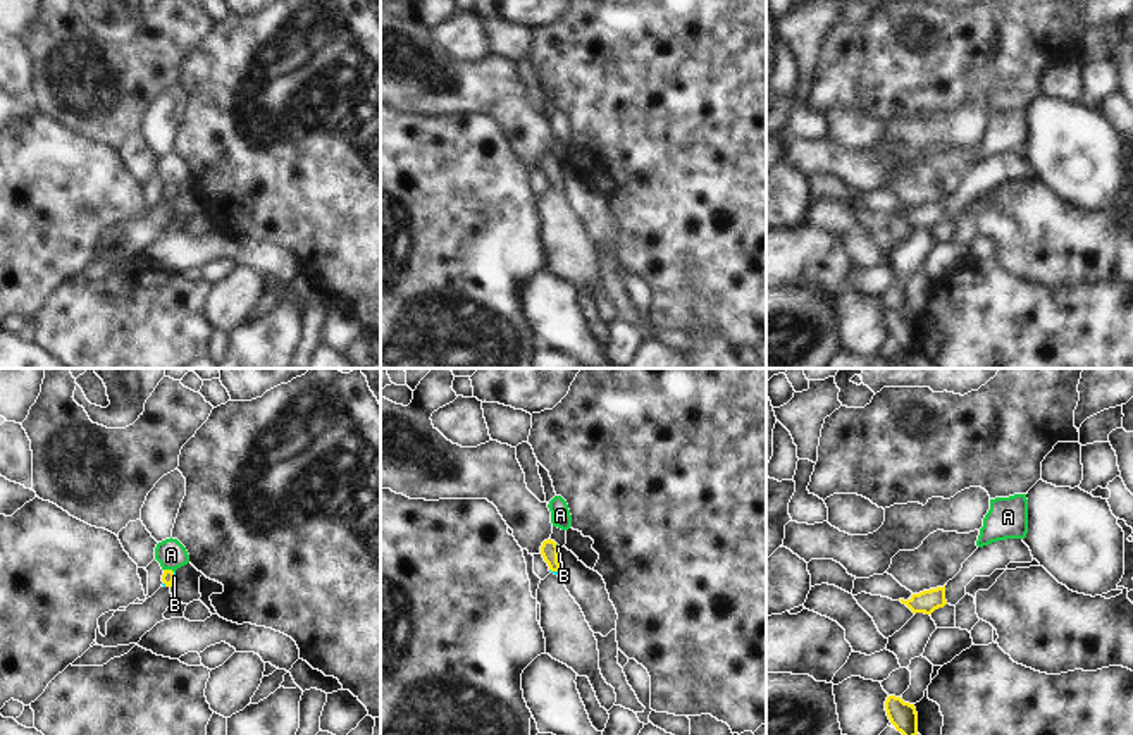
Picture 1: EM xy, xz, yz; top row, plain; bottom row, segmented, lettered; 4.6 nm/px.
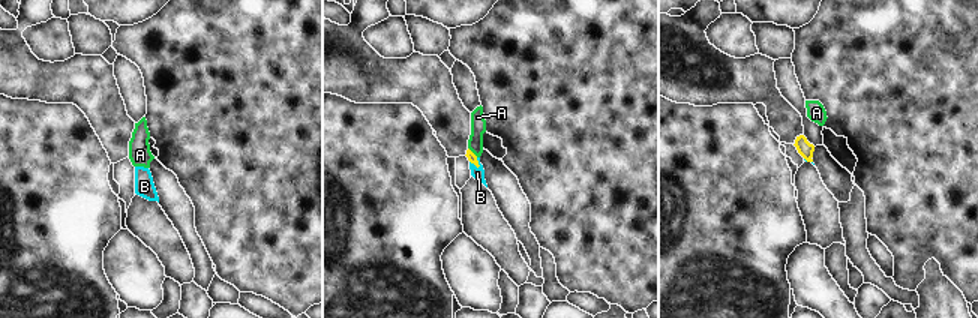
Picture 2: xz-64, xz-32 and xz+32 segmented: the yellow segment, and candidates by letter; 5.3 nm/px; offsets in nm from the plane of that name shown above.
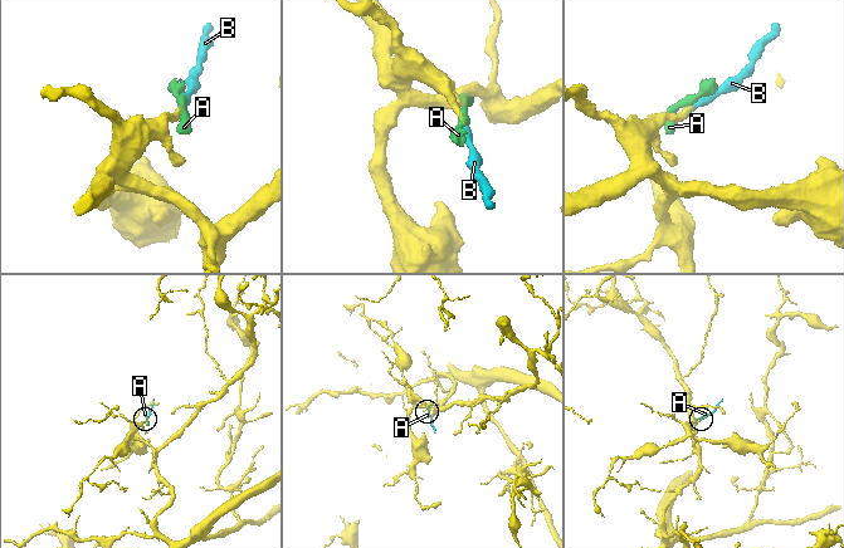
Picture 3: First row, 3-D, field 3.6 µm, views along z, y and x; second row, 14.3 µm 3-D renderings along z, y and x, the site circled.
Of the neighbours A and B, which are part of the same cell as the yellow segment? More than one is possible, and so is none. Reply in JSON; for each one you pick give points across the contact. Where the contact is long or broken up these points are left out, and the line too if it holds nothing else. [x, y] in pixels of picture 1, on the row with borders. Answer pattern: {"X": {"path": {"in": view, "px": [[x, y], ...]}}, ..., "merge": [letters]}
{"B": {"path": {"in": "xz", "px": [[548, 549], [558, 563], [558, 548]]}}, "merge": ["B"]}

